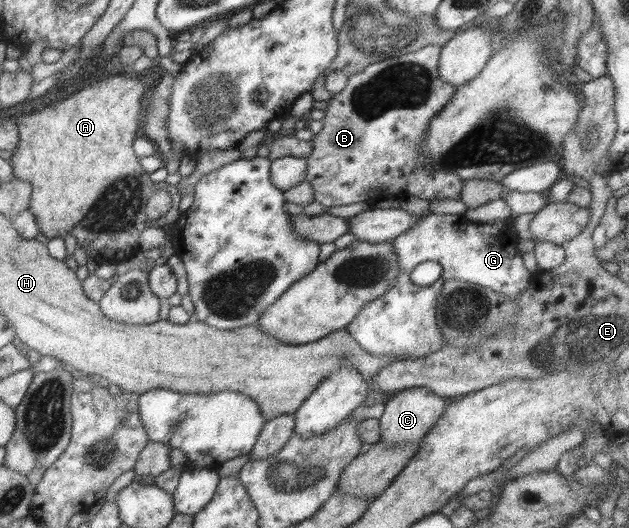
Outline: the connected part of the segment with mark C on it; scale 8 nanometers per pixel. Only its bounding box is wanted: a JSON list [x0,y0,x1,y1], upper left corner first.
[378,387,446,447]

